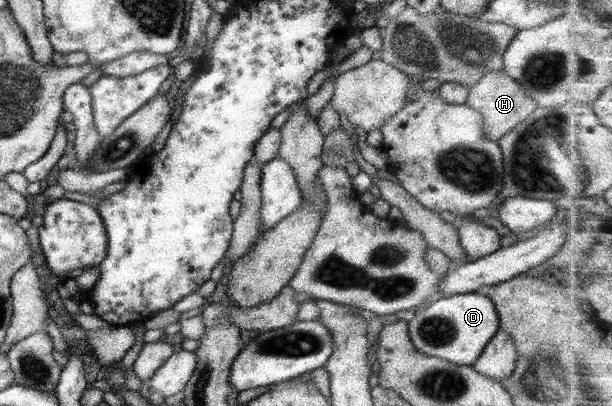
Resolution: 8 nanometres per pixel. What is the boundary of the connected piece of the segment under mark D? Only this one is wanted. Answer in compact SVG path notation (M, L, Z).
M469 292L446 296L420 307L408 324L409 337L418 351L458 366L472 366L498 332L499 318L490 298Z

